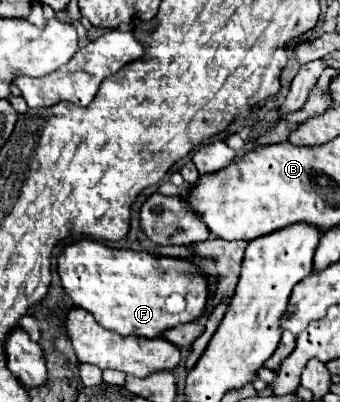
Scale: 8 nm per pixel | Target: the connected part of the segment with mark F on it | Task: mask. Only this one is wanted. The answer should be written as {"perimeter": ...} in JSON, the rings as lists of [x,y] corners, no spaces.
{"perimeter":[[[83,239],[59,255],[59,277],[77,307],[89,311],[103,327],[119,335],[145,339],[199,319],[207,305],[207,273],[177,257],[155,257],[145,251],[115,249]]]}

